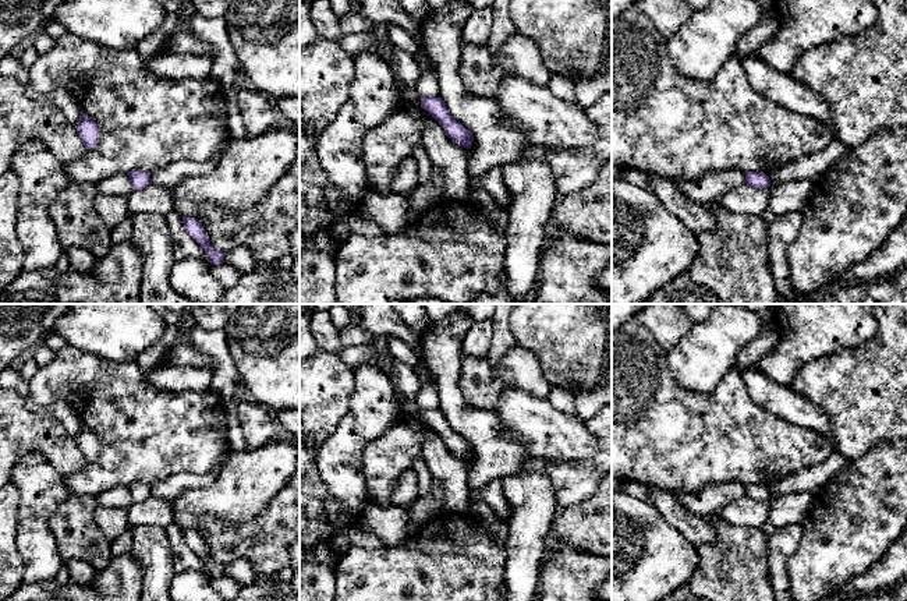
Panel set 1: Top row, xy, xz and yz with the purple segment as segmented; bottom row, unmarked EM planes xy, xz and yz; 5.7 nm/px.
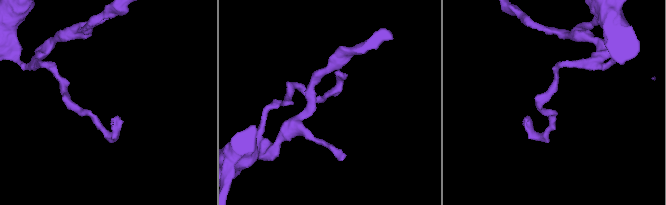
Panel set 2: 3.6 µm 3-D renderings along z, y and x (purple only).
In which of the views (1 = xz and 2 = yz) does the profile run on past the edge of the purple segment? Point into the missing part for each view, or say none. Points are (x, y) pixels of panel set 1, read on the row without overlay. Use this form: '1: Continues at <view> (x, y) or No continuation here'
1: No continuation here
2: No continuation here

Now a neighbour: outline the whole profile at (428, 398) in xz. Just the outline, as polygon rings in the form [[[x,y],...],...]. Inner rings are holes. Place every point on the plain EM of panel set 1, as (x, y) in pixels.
[[[414,367],[414,370],[421,381],[415,403],[419,406],[419,409],[439,410],[440,397],[436,385],[431,382],[428,372],[422,367]]]

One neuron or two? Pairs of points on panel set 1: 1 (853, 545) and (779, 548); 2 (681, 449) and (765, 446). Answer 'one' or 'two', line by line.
1: two
2: one

